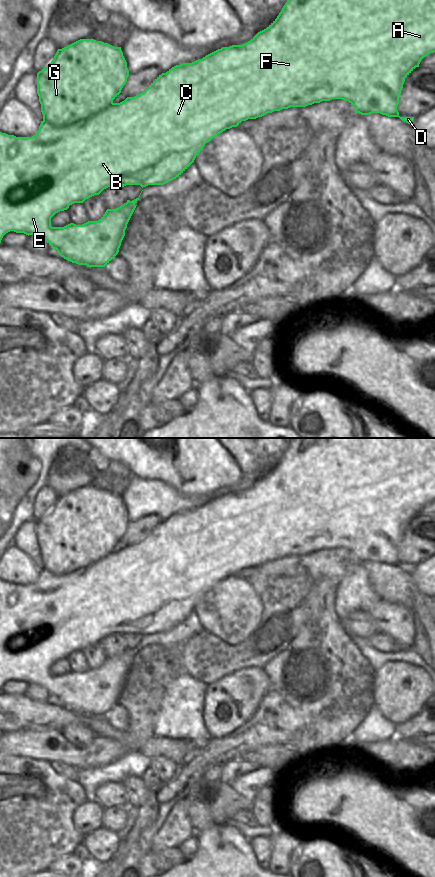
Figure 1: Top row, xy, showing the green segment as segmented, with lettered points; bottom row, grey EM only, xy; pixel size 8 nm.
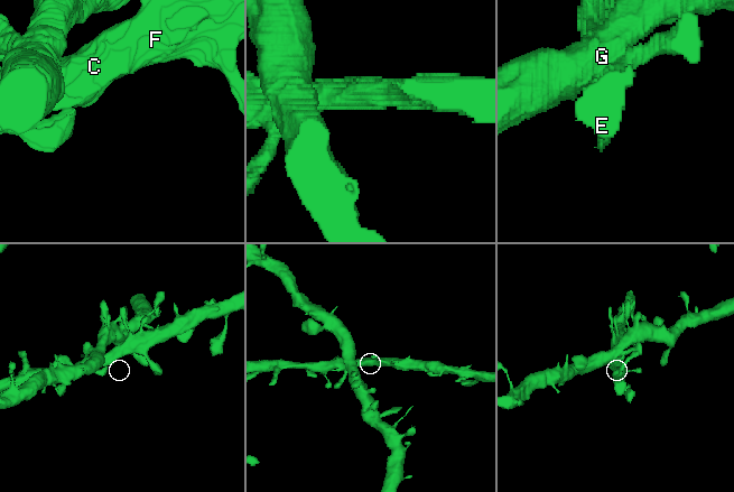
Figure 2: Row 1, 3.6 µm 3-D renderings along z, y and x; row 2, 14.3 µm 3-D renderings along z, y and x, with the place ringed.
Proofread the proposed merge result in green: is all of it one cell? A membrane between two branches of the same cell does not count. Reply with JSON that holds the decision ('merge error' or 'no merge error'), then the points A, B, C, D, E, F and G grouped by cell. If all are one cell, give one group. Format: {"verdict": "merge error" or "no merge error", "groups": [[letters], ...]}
{"verdict": "merge error", "groups": [["A", "B", "C", "D", "E", "F"], ["G"]]}

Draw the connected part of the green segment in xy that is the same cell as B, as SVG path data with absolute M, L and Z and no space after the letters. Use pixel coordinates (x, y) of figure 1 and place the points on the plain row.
M291 438L289 446L285 451L285 453L283 454L277 466L266 477L258 480L250 489L242 493L232 493L230 495L222 495L221 497L218 497L206 503L202 507L198 507L192 511L182 511L180 513L176 513L171 517L169 517L166 521L162 521L161 523L159 523L142 541L134 545L127 545L124 549L120 551L113 551L110 555L108 555L104 559L88 567L84 567L78 571L74 571L66 575L54 575L53 573L51 573L46 569L41 569L39 578L32 585L16 585L14 583L8 583L6 581L0 580L0 691L3 684L10 679L14 679L16 681L24 681L28 684L36 683L38 685L42 685L51 694L52 697L57 698L58 702L61 705L72 711L76 711L78 713L86 713L90 716L105 715L112 707L115 706L115 704L119 700L121 690L125 684L125 678L127 676L127 672L137 654L135 651L139 648L139 645L132 649L127 648L126 651L124 651L123 653L121 653L116 657L107 657L105 662L98 669L88 669L82 673L76 673L74 671L70 671L64 675L52 675L51 666L56 661L67 658L69 654L74 651L83 651L86 647L94 643L99 643L104 637L112 633L120 633L122 635L126 633L140 633L142 636L148 633L164 633L179 625L194 610L196 604L203 597L205 592L211 589L214 585L216 585L226 577L237 575L242 569L246 569L248 567L256 567L258 565L262 565L274 559L280 559L282 557L288 557L290 555L306 555L314 551L320 551L322 549L330 549L332 547L342 547L344 549L348 549L355 556L355 560L361 563L380 561L388 565L399 565L402 569L411 573L414 568L414 565L399 564L399 560L397 558L397 554L399 552L399 544L401 542L405 526L416 515L419 515L419 512L424 505L434 500L435 500L435 438Z

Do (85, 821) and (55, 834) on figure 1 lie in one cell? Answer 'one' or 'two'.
two

